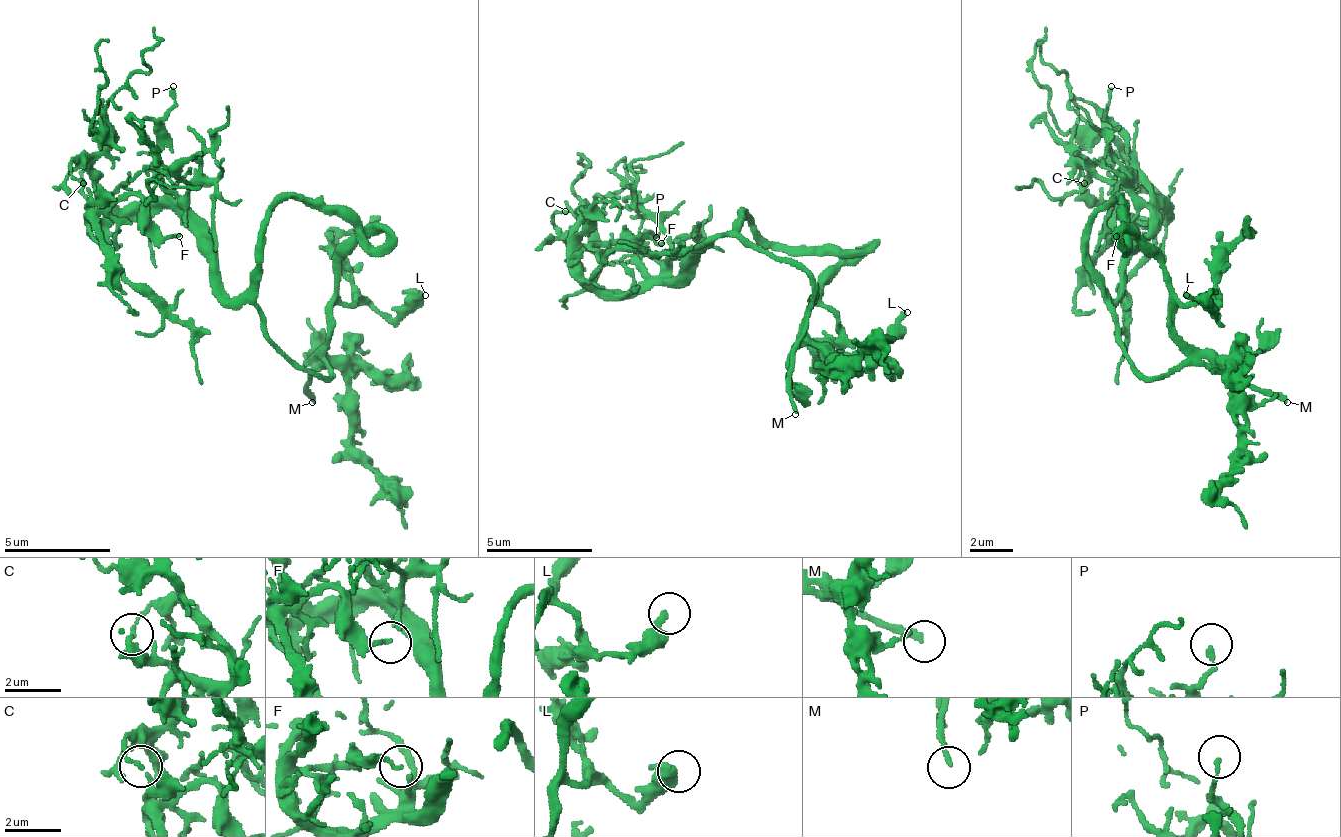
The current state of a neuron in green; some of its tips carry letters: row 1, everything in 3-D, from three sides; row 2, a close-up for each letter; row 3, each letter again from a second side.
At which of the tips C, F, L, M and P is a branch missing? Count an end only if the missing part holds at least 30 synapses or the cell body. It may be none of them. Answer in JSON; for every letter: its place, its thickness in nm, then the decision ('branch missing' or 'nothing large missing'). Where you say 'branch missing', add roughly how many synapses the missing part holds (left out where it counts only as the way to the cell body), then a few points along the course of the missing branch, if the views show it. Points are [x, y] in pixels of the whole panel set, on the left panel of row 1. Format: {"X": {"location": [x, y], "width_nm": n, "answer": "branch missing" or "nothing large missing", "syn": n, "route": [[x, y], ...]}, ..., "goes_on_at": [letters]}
{"C": {"location": [83, 183], "width_nm": 100, "answer": "nothing large missing"}, "F": {"location": [179, 236], "width_nm": 130, "answer": "nothing large missing"}, "L": {"location": [425, 295], "width_nm": 320, "answer": "nothing large missing"}, "M": {"location": [312, 402], "width_nm": 130, "answer": "branch missing", "route": [[312, 402], [360, 466], [398, 407], [403, 359], [451, 295], [467, 183], [451, 167], [414, 172], [398, 156]]}, "P": {"location": [173, 86], "width_nm": 140, "answer": "nothing large missing"}, "goes_on_at": ["M"]}

